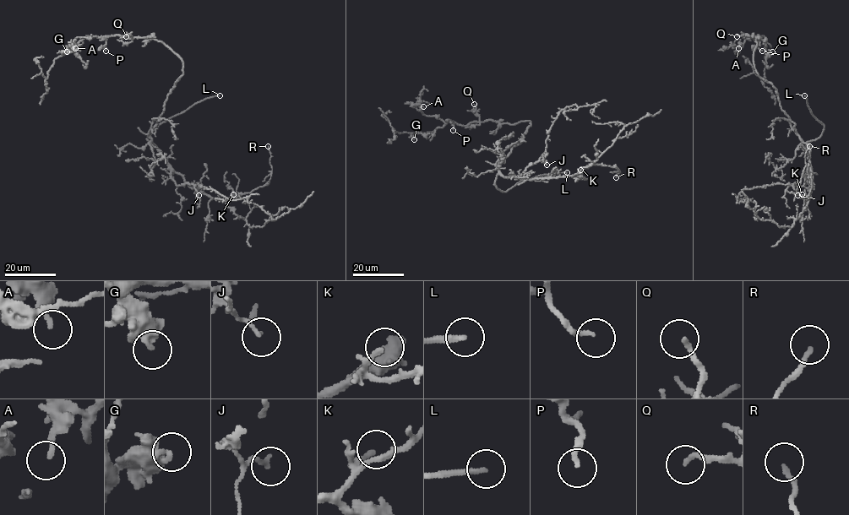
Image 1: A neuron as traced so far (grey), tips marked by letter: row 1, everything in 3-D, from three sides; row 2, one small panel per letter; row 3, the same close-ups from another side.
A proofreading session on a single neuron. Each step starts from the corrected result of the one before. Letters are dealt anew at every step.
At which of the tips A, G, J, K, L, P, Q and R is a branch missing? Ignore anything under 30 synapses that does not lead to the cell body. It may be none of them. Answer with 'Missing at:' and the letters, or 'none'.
Missing at: K, L, P

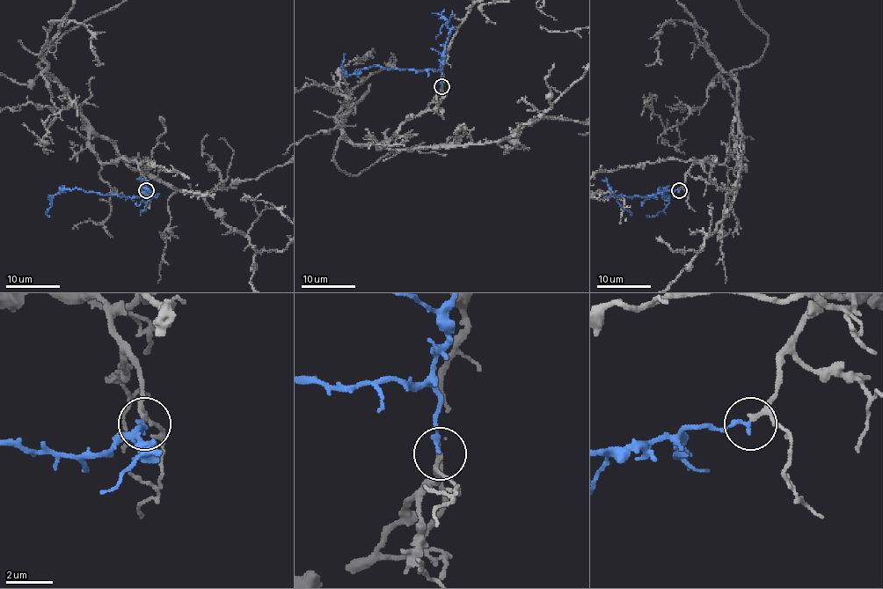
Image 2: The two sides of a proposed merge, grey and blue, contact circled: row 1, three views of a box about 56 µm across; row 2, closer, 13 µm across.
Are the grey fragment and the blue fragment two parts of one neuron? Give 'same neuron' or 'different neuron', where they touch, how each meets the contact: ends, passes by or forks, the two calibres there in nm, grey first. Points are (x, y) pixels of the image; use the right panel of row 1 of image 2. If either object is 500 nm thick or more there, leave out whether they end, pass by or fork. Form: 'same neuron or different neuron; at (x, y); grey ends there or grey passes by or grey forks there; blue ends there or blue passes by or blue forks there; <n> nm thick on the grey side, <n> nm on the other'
same neuron; at (679, 190); grey passes by; blue ends there; 160 nm thick on the grey side, 200 nm on the other

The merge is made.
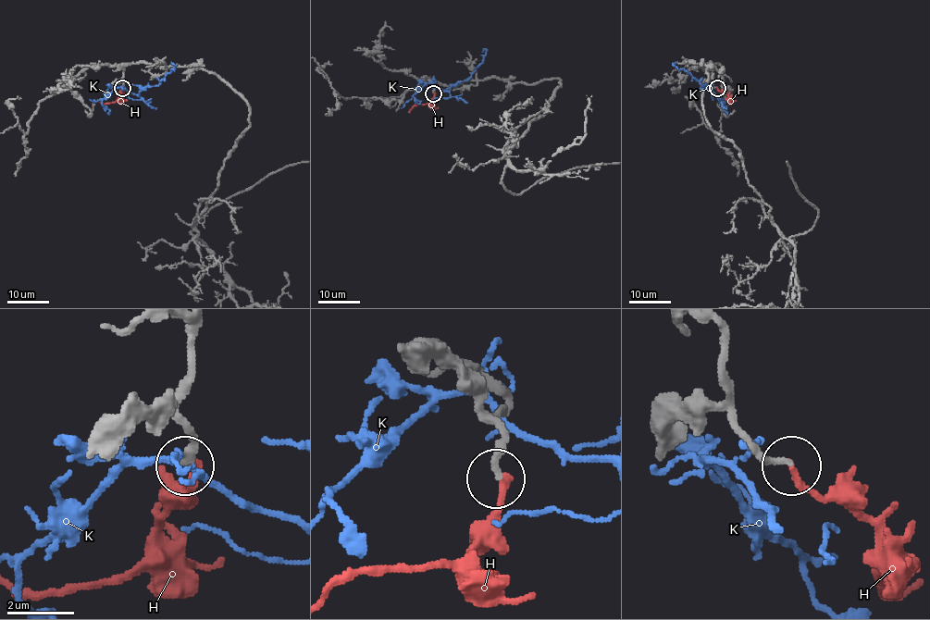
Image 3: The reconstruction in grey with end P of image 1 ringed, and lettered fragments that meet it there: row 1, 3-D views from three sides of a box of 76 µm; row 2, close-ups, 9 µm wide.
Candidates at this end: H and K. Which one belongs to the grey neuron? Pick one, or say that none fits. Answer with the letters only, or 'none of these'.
none of these

